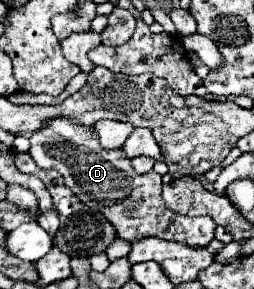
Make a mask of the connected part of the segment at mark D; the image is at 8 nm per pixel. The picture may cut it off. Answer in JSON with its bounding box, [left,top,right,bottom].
[29,118,217,248]

